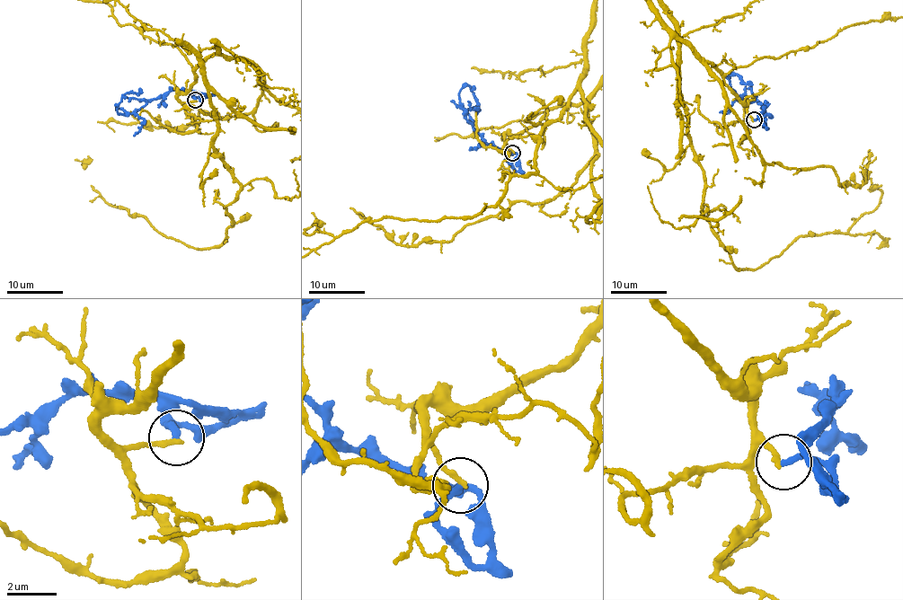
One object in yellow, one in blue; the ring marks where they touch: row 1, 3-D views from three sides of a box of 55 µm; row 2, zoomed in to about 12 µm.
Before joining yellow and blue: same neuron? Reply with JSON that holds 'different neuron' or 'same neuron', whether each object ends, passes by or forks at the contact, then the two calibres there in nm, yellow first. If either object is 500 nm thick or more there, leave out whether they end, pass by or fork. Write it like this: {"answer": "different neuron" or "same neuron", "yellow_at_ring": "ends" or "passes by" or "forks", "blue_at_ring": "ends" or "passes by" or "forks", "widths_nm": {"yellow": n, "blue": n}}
{"answer": "different neuron", "yellow_at_ring": "ends", "blue_at_ring": "passes by", "widths_nm": {"yellow": 240, "blue": 180}}

